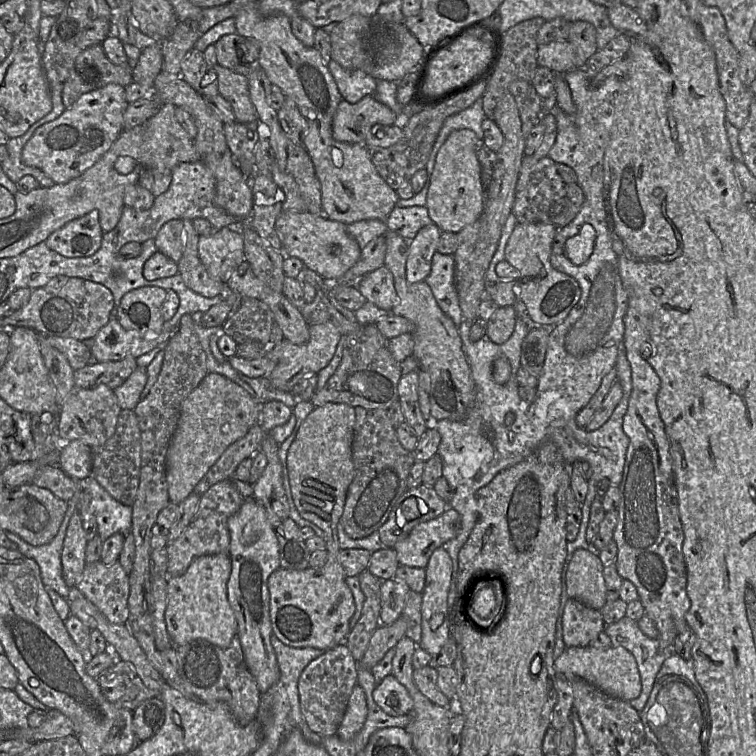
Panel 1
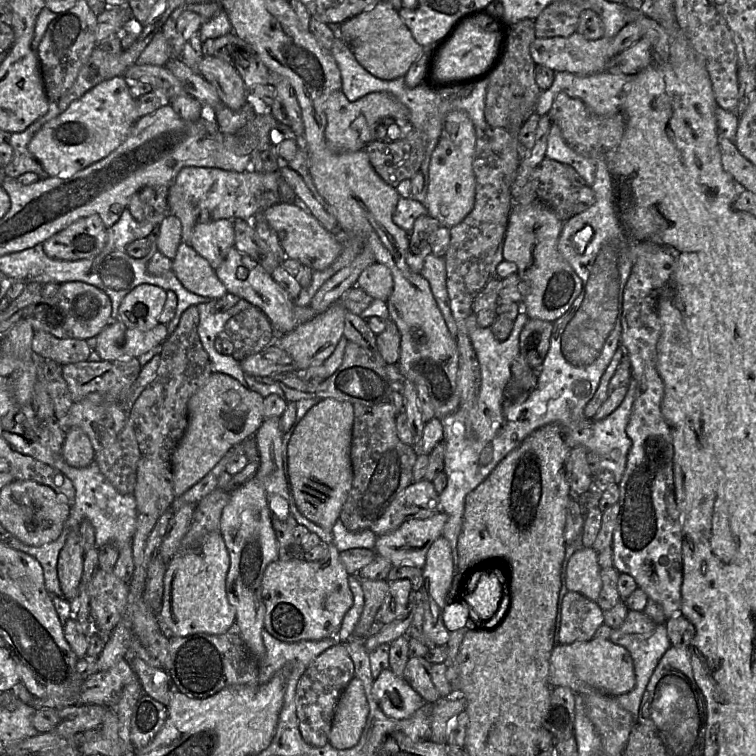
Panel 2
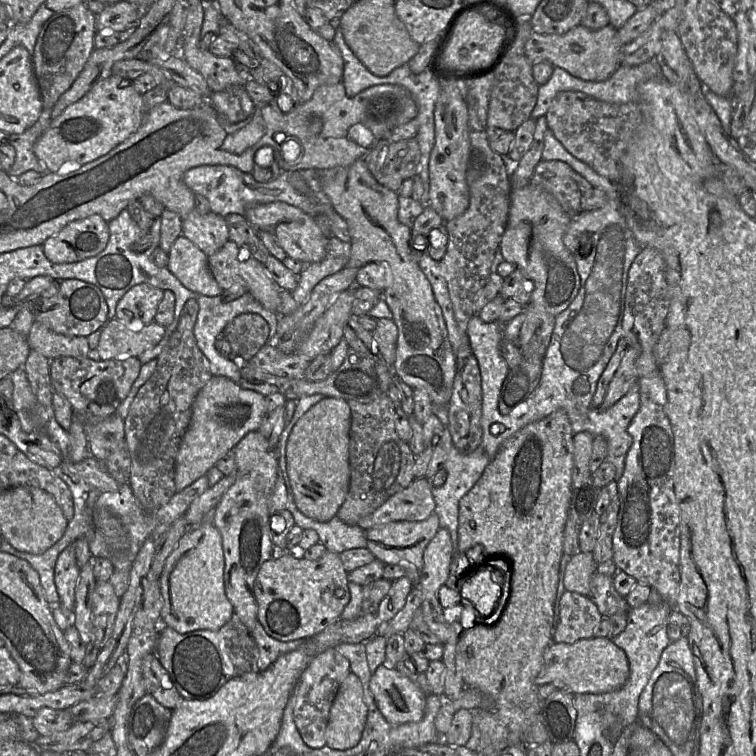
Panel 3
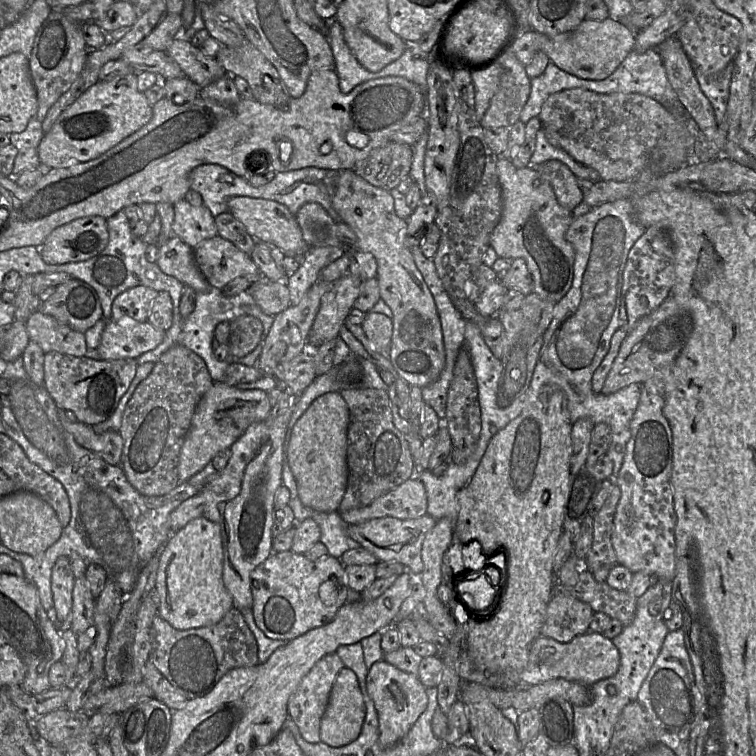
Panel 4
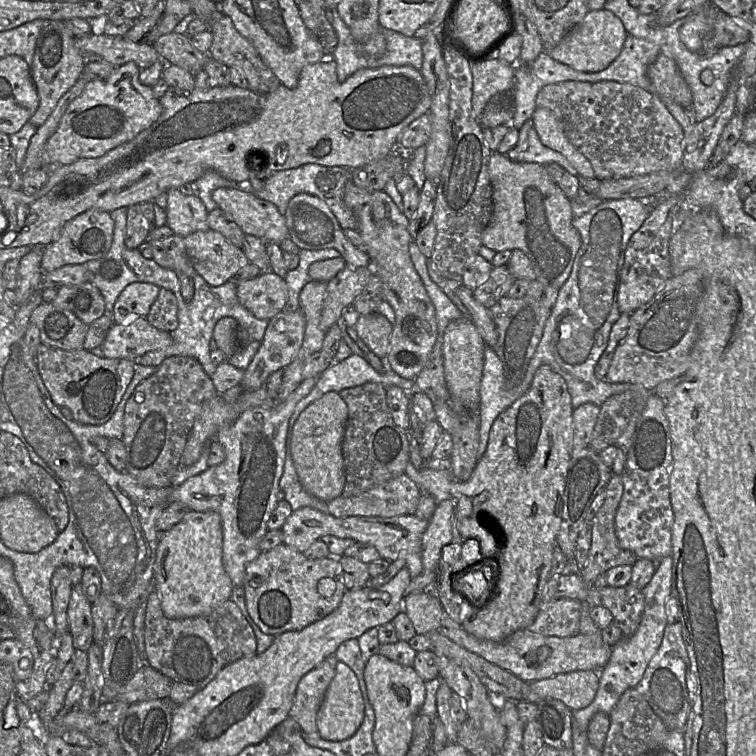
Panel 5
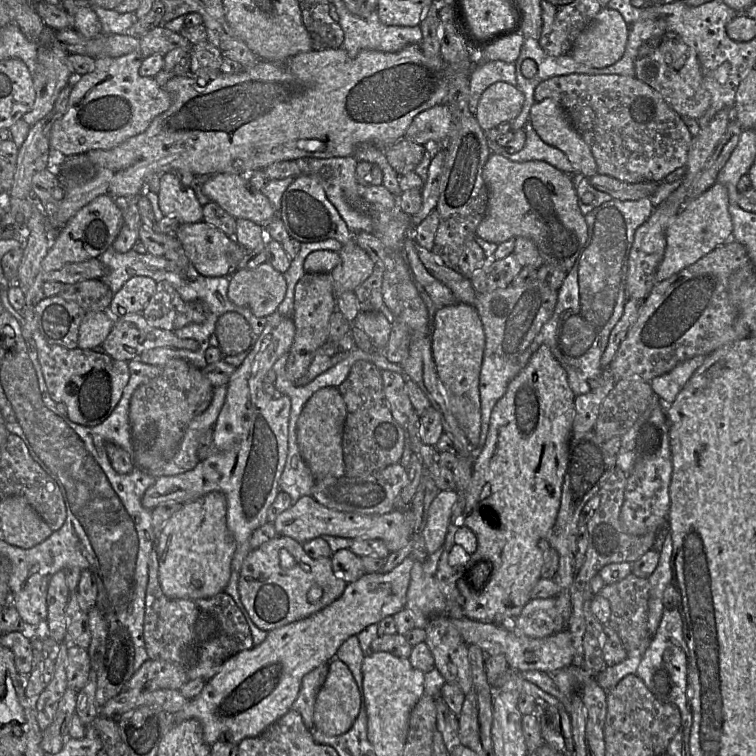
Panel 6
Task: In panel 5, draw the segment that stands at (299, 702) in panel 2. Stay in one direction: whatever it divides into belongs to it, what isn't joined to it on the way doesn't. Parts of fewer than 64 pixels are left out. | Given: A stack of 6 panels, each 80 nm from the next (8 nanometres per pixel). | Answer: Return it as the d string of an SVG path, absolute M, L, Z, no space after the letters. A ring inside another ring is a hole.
M335 654L328 656L320 665L306 673L299 681L289 716L300 726L304 734L318 732L316 718L326 690L336 673L338 659Z

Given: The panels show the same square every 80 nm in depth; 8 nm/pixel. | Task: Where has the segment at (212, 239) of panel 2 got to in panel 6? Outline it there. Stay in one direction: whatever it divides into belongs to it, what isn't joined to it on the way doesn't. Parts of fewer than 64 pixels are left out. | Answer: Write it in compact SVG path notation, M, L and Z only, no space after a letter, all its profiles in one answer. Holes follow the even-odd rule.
M167 172L160 176L158 204L164 216L174 217L181 224L203 221L203 206L191 187L185 187L175 175Z

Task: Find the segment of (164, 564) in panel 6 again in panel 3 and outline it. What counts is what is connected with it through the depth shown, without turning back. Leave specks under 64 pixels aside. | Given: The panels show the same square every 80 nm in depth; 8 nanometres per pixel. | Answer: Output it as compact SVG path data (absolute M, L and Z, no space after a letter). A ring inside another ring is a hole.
M213 523L191 526L167 558L159 577L163 599L160 622L180 634L219 630L234 614L224 585L225 558L222 537Z

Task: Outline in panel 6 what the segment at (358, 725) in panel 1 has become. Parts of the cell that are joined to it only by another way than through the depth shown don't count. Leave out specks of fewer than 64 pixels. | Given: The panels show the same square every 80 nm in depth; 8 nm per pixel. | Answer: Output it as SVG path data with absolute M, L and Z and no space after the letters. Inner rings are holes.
M333 658L314 704L314 727L327 736L346 733L360 711L360 694L349 667Z

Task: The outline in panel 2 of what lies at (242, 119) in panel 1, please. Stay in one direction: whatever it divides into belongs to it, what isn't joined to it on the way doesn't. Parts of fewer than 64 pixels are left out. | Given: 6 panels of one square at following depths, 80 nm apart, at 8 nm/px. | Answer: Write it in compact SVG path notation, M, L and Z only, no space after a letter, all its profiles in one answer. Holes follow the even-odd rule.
M203 56L198 72L214 86L221 103L237 111L248 102L248 91L236 67L215 56Z

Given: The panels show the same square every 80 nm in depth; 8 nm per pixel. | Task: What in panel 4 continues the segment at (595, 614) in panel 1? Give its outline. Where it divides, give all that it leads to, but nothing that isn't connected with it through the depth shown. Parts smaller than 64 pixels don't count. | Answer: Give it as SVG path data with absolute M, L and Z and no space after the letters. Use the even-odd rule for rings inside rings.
M555 589L540 635L567 643L590 631L594 610L587 603Z

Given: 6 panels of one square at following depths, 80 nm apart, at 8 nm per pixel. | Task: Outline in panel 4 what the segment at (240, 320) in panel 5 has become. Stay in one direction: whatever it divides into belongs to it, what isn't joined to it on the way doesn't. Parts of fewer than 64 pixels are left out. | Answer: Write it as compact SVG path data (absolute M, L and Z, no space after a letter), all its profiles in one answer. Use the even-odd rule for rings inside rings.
M211 287L208 292L197 291L196 303L193 312L186 318L182 318L180 311L177 316L173 316L172 324L174 324L174 326L171 326L165 332L164 340L155 349L139 356L136 359L137 363L138 365L142 365L147 362L156 363L166 350L174 345L180 344L194 351L205 361L209 374L214 382L224 382L226 369L229 366L229 363L234 361L220 361L214 356L214 350L212 347L214 330L219 323L224 321L230 322L235 318L244 315L254 316L262 322L263 333L261 341L264 341L270 331L275 316L265 314L256 304L252 295L248 292L248 289L240 294L230 297L225 296L221 289L217 289L215 287Z

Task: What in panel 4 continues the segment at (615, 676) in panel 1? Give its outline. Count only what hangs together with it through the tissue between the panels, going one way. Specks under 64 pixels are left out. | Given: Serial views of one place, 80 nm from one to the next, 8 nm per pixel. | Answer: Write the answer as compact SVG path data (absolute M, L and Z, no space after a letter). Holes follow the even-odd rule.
M601 633L578 635L567 643L539 636L531 644L528 664L519 673L519 681L525 685L537 685L552 679L566 679L591 687L599 680L614 676L620 665L620 654L613 641Z

